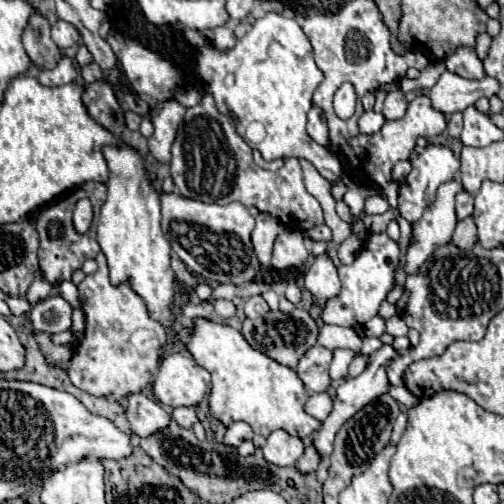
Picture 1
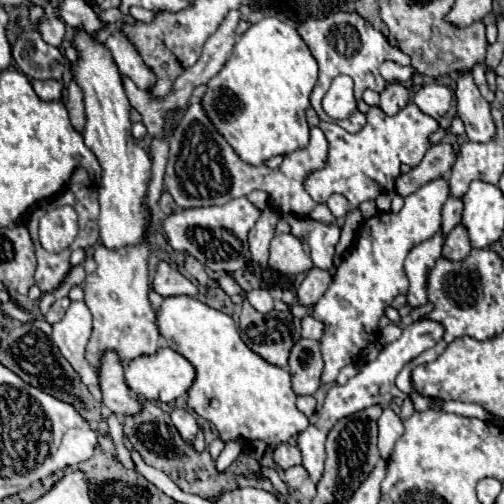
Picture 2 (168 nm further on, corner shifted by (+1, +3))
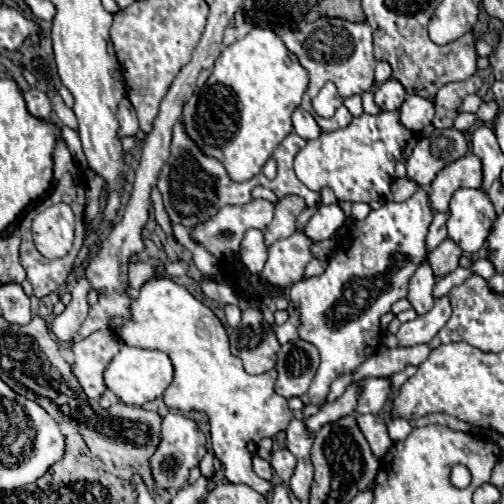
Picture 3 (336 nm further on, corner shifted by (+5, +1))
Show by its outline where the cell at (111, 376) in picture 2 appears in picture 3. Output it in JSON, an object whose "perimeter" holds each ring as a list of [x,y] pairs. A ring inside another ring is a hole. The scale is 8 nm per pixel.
{"perimeter":[[[98,330],[86,338],[72,340],[72,374],[88,398],[104,392],[104,368],[118,354],[122,342],[110,330]]]}

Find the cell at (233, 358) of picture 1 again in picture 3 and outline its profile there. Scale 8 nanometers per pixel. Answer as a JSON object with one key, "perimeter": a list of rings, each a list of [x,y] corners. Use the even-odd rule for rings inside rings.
{"perimeter":[[[154,276],[142,284],[140,296],[136,300],[132,300],[132,304],[130,304],[130,318],[118,320],[116,334],[126,346],[162,350],[164,354],[168,354],[168,358],[174,366],[174,380],[170,382],[170,386],[164,392],[164,404],[168,408],[174,408],[180,412],[190,412],[190,410],[206,412],[210,418],[212,450],[220,458],[226,478],[234,484],[242,482],[242,484],[254,488],[258,494],[268,496],[272,490],[272,484],[254,474],[252,456],[256,452],[258,440],[276,436],[280,430],[286,430],[288,422],[292,420],[288,402],[280,394],[274,392],[276,370],[268,370],[258,376],[246,374],[240,358],[230,354],[228,334],[226,334],[224,326],[220,324],[220,320],[214,316],[214,312],[208,306],[204,306],[200,300],[196,300],[184,286],[176,284],[172,278],[166,278],[166,276]]]}

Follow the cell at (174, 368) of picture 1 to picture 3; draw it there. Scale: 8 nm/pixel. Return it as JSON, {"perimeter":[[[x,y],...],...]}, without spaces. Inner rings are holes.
{"perimeter":[[[122,346],[120,352],[112,358],[108,368],[104,370],[104,384],[112,390],[124,404],[142,406],[148,400],[160,398],[164,390],[170,386],[174,376],[174,368],[170,358],[160,350],[144,350],[144,348],[130,348]]]}

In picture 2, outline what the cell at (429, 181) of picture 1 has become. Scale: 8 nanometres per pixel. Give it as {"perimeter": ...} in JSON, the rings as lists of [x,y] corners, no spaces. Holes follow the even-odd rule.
{"perimeter":[[[446,178],[424,184],[412,196],[406,196],[404,206],[398,214],[378,212],[376,216],[362,222],[354,246],[342,258],[338,272],[314,306],[314,318],[326,322],[326,332],[320,340],[324,372],[322,382],[334,382],[338,372],[354,362],[362,348],[378,339],[378,322],[384,308],[390,306],[394,296],[408,290],[408,278],[404,272],[406,254],[420,242],[428,240],[440,230],[442,206],[450,196],[450,184]]]}

